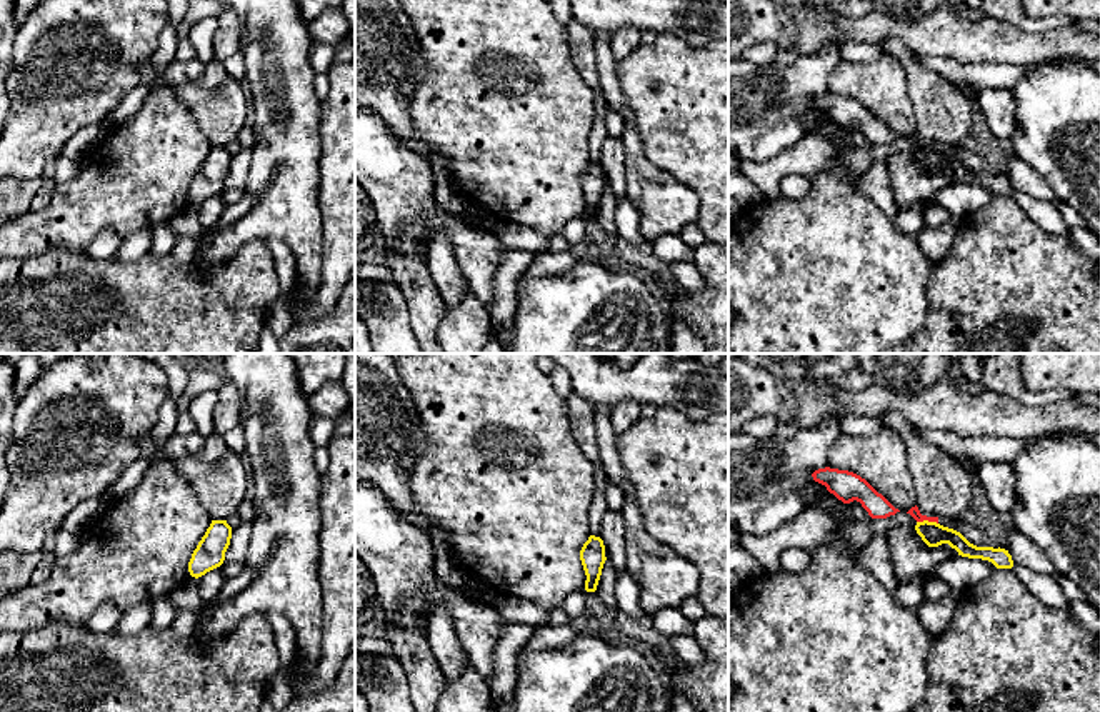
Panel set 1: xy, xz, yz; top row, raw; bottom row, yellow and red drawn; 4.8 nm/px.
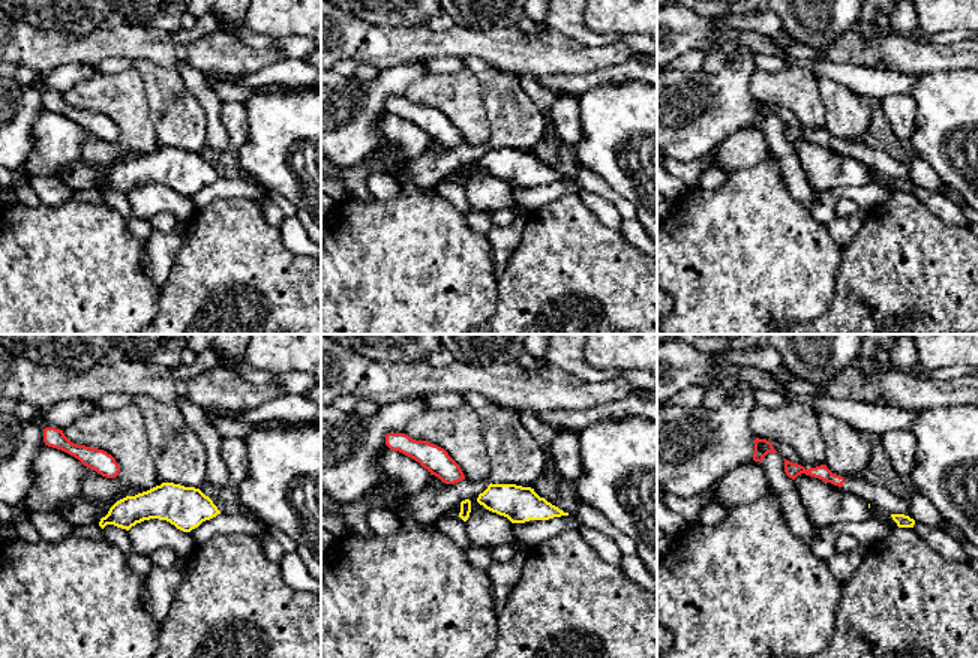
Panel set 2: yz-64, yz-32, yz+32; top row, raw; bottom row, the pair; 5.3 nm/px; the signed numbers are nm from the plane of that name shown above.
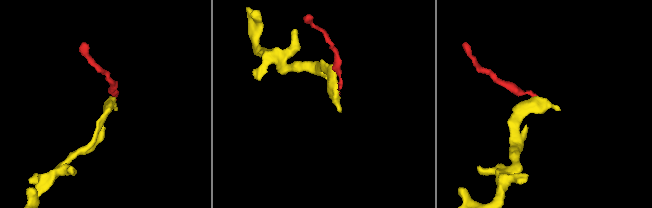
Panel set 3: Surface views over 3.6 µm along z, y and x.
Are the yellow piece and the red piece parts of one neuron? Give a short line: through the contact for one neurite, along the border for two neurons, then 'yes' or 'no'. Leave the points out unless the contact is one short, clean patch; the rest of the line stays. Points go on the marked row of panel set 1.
yz (917, 521), (934, 521), (937, 524) | no

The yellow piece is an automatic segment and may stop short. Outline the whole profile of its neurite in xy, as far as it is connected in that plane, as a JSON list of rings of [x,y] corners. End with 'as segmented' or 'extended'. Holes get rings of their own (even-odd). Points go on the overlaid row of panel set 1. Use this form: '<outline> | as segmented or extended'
[[[212,520],[188,562],[190,575],[198,579],[207,572],[220,567],[225,560],[230,539],[232,527],[227,524],[227,520]]] | as segmented

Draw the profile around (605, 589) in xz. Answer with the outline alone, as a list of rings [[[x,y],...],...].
[[[605,560],[602,575],[597,585],[597,594],[602,597],[605,607],[615,615],[618,612],[615,600],[615,570],[610,560]]]

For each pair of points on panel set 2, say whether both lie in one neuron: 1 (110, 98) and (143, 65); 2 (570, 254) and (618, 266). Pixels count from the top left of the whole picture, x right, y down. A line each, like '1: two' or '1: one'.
1: two
2: one

